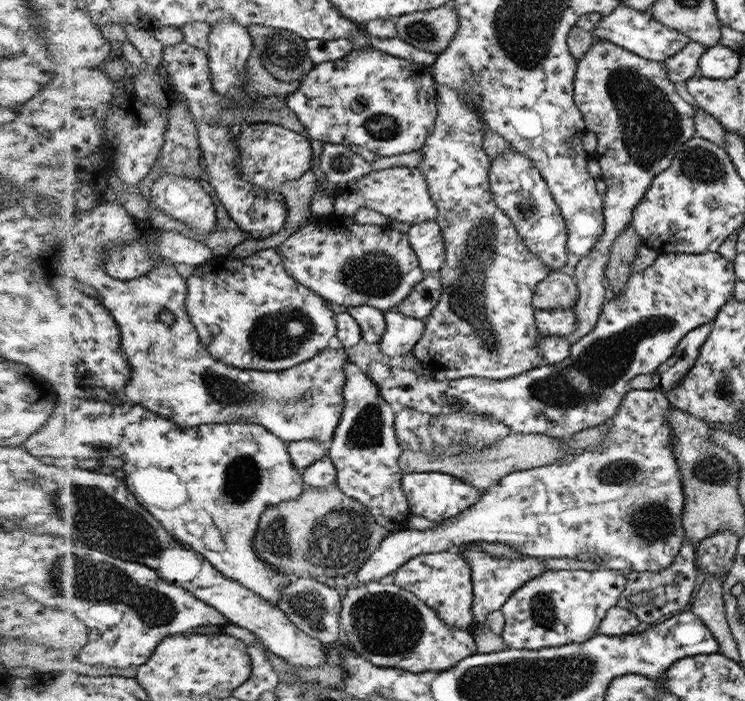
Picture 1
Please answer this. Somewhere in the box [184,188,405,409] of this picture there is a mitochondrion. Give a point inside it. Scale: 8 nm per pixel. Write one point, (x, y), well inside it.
(275, 336)

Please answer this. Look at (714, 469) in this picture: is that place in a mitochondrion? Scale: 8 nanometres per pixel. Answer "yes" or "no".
yes

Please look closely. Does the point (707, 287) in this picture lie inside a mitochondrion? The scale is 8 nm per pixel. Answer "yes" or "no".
no

